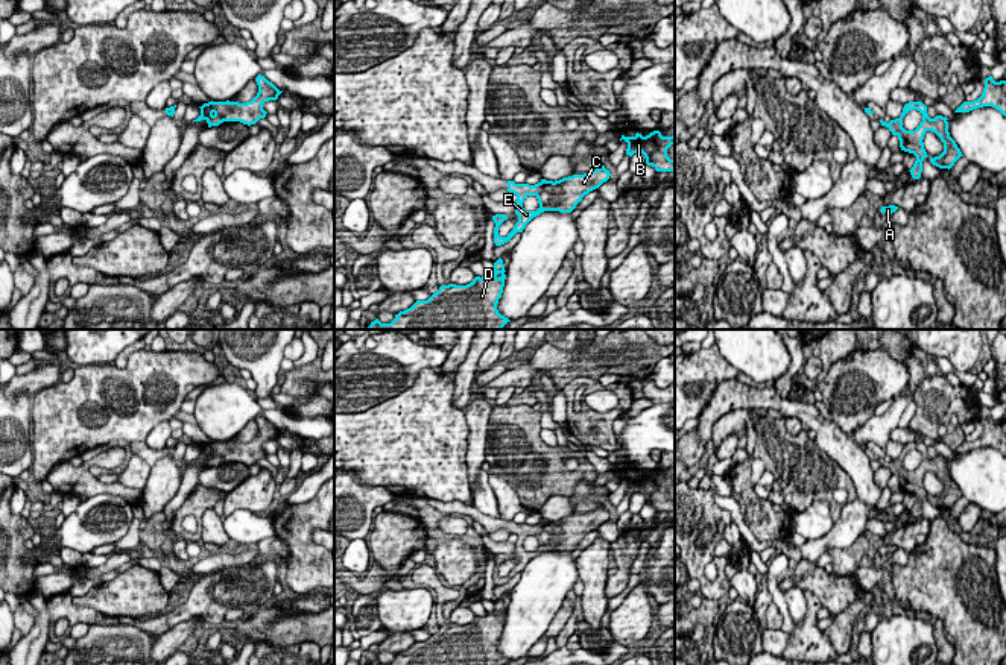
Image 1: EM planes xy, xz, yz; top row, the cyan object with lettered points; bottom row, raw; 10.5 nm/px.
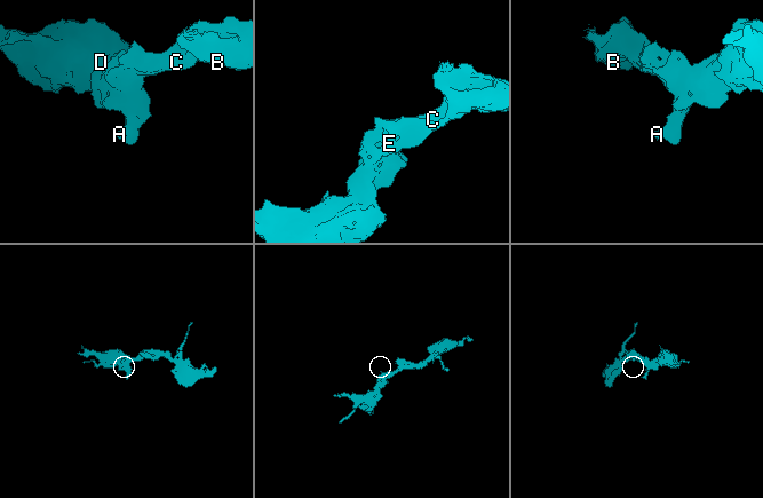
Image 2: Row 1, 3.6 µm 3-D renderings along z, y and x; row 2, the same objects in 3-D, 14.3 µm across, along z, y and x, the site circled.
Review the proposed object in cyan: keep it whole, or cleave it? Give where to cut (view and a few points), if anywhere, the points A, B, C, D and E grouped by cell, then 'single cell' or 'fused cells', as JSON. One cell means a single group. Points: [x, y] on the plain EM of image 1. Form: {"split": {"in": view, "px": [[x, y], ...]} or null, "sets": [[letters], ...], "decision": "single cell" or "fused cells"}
{"split": null, "sets": [["A", "B", "C", "D", "E"]], "decision": "single cell"}

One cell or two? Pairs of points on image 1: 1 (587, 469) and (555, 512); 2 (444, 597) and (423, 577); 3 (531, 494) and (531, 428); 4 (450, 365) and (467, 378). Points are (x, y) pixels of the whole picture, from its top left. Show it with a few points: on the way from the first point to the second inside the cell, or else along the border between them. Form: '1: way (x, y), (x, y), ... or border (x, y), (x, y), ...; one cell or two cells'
1: border (569, 497), (552, 495), (538, 509), (532, 510); two cells
2: way (441, 591), (429, 579); one cell
3: way (529, 477), (523, 445); one cell
4: border (470, 345), (465, 359), (455, 372); two cells

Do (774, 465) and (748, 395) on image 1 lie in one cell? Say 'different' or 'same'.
different

